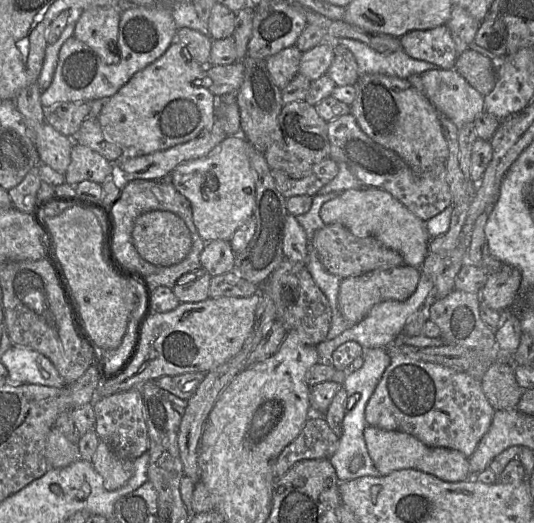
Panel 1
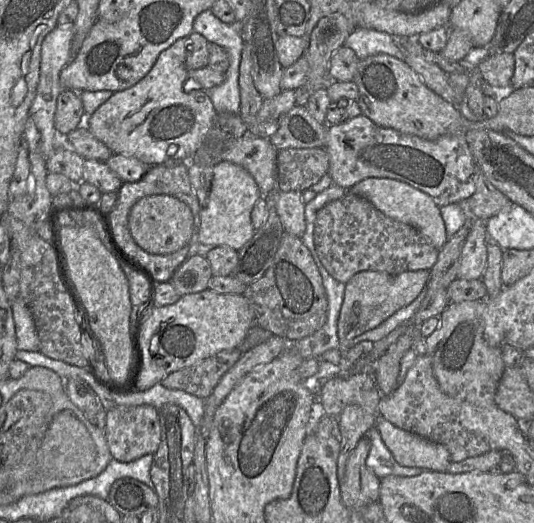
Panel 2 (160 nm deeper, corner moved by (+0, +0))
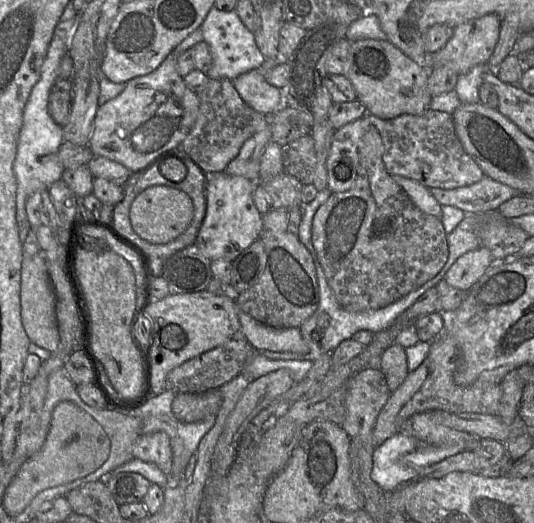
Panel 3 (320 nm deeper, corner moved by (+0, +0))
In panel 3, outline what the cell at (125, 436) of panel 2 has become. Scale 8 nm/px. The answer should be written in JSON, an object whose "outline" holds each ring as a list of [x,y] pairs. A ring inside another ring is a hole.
{"outline":[[[164,431],[140,434],[133,444],[133,457],[156,465],[170,476],[172,471],[172,448],[170,437]]]}

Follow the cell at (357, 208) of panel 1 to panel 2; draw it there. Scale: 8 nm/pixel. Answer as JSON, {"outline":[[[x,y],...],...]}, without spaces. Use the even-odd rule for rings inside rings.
{"outline":[[[367,178],[352,186],[348,192],[367,199],[389,218],[414,227],[438,250],[441,250],[448,240],[440,208],[428,194],[405,182],[391,178]]]}

